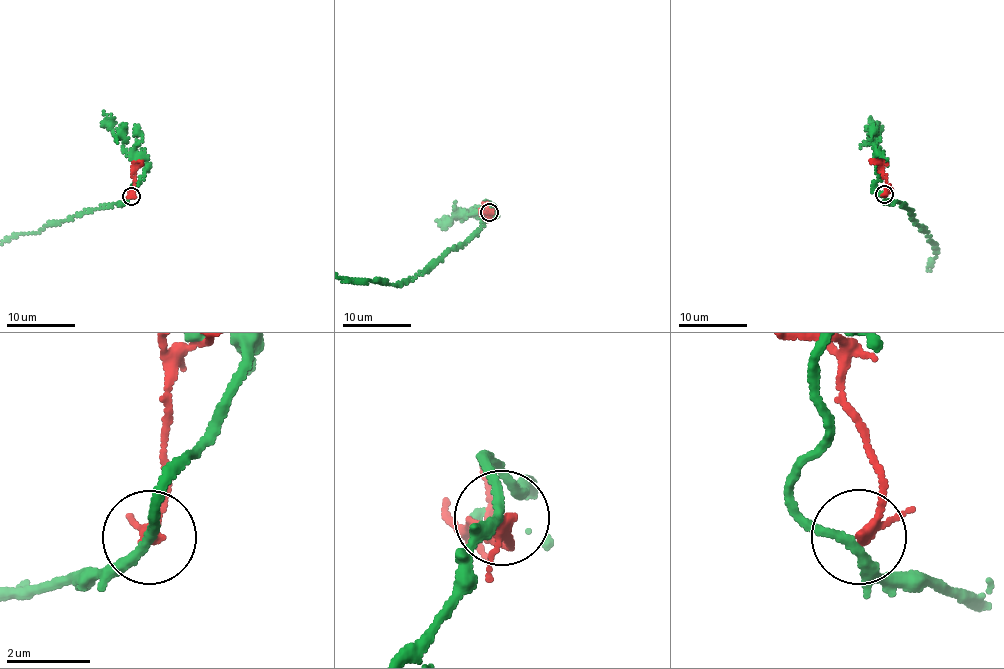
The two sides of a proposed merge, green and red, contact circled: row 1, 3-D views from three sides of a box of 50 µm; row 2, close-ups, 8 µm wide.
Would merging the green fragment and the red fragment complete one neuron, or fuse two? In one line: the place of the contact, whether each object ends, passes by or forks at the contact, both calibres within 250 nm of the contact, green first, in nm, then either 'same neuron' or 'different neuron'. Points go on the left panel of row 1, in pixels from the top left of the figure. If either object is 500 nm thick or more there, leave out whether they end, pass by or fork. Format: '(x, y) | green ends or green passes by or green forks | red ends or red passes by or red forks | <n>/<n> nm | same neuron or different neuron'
(131, 196) | green passes by | red passes by | 220/200 nm | different neuron

